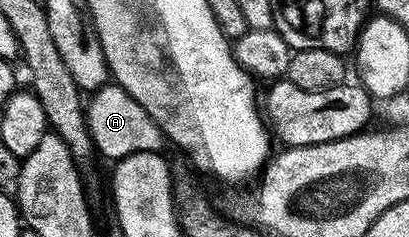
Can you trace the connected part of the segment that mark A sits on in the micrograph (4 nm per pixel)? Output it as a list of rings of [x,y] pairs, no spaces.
[[[118,84],[105,85],[92,93],[85,113],[87,126],[98,155],[111,158],[110,161],[115,162],[137,152],[160,151],[165,144],[161,128]]]

